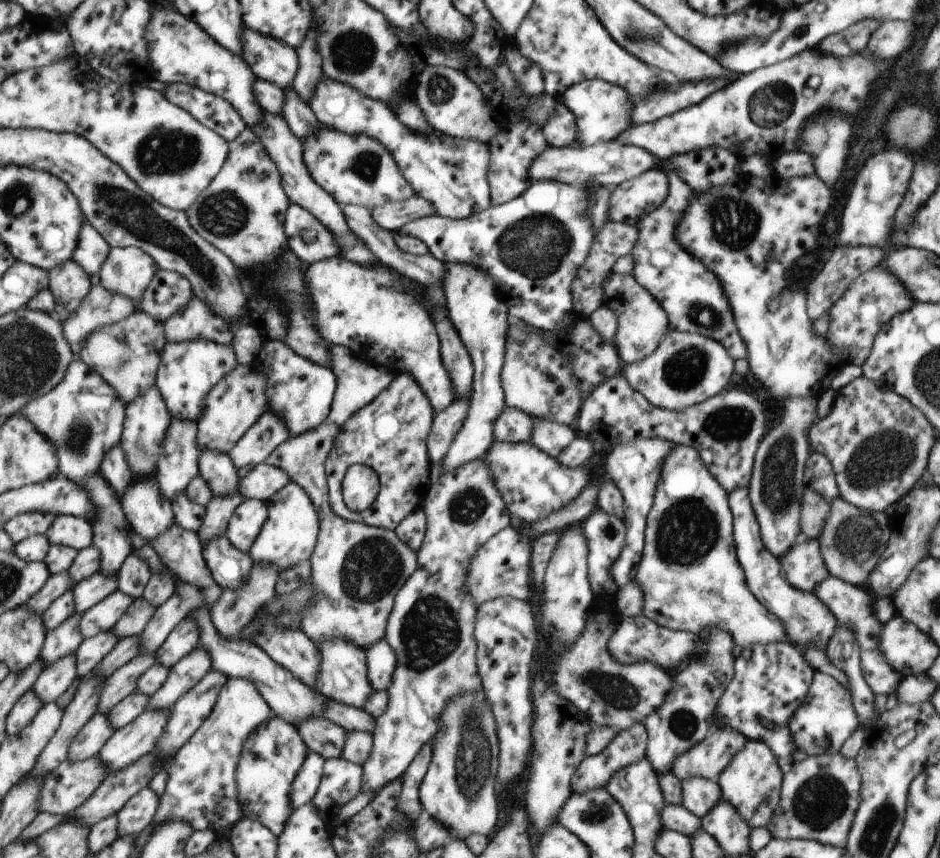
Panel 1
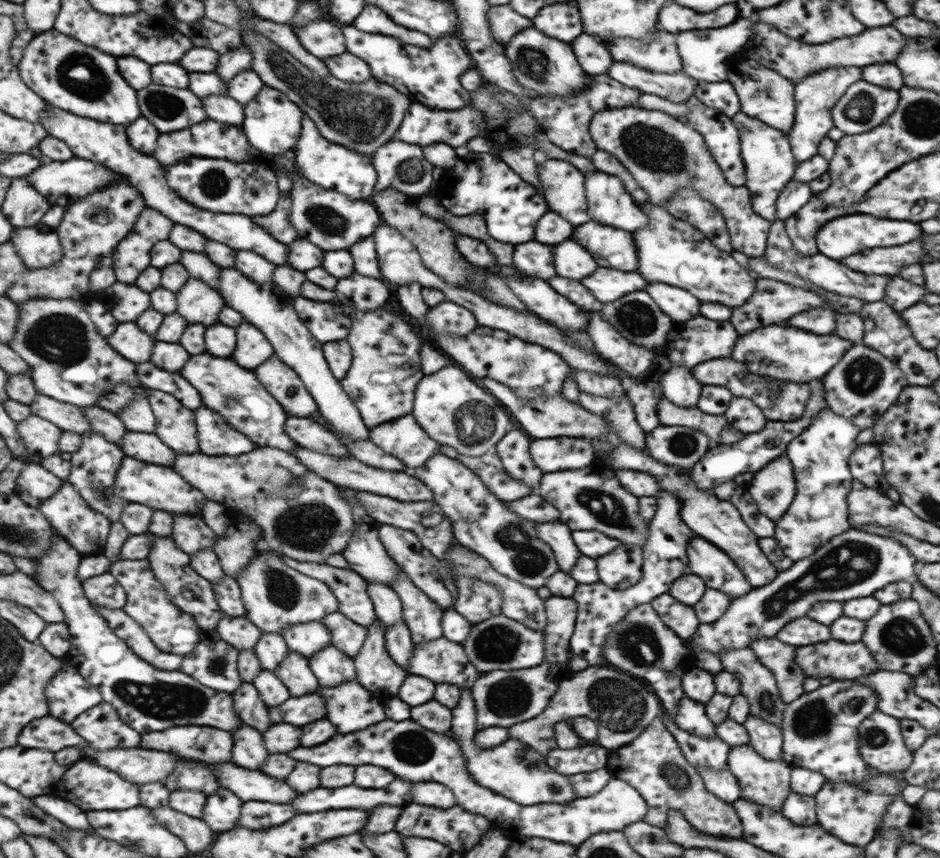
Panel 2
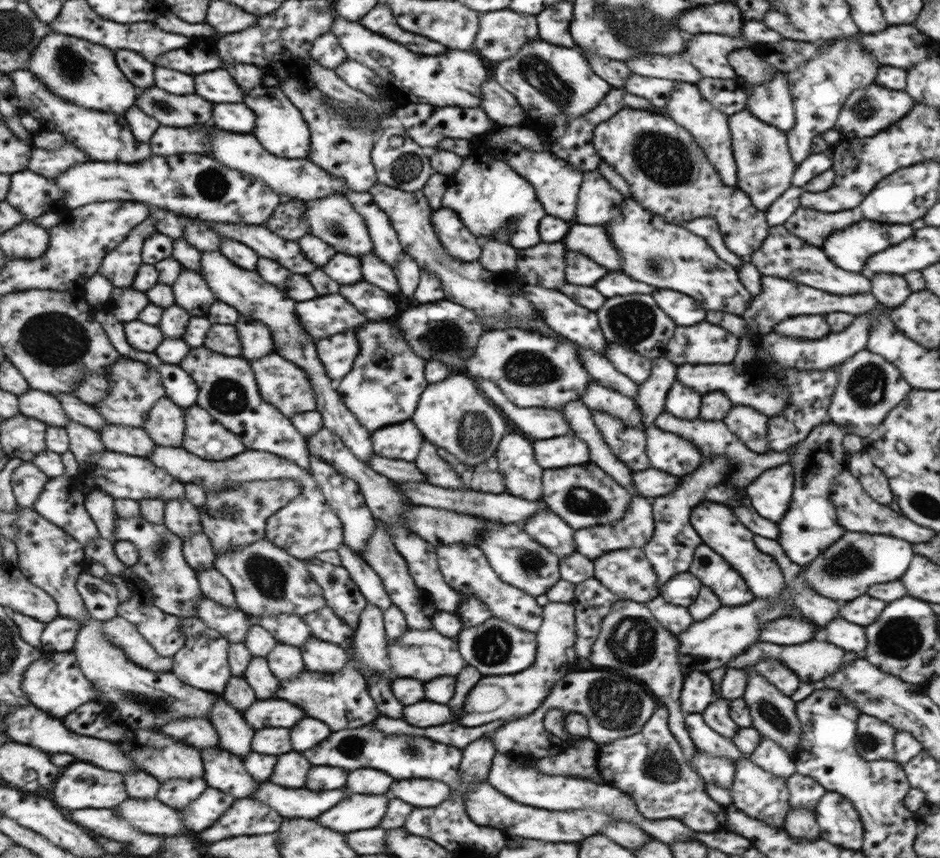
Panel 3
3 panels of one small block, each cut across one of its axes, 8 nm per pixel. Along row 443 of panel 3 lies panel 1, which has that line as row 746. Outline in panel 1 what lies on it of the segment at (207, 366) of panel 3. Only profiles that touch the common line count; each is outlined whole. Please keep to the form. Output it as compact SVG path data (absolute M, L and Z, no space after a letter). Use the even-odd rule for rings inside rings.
M272 716L252 731L244 742L235 769L237 798L243 817L257 819L278 838L291 816L289 797L292 782L308 752L294 724L281 717Z

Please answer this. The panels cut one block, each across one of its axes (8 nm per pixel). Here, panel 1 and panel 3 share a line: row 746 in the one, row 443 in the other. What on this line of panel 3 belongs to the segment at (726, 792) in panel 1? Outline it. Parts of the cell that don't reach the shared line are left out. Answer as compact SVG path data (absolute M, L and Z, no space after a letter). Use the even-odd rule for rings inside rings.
M737 404L730 409L723 421L730 432L738 436L748 449L761 456L768 448L766 444L768 419L769 416L755 408Z

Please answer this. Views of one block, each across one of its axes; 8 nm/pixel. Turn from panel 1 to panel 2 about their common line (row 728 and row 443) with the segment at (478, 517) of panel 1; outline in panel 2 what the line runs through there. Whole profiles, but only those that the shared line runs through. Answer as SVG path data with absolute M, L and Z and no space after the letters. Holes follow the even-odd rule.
M407 414L369 429L369 440L387 455L401 460L409 471L422 466L434 454L442 454L428 433Z

